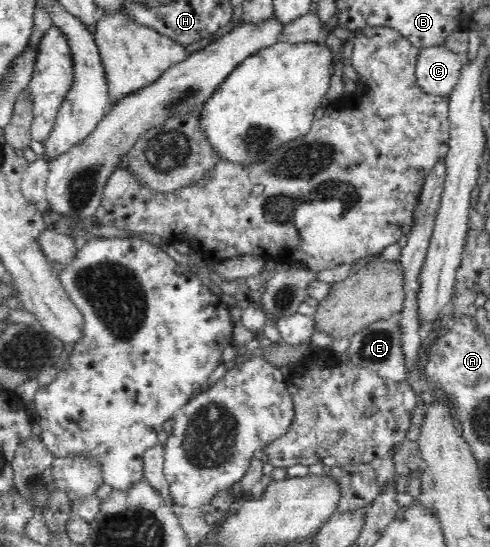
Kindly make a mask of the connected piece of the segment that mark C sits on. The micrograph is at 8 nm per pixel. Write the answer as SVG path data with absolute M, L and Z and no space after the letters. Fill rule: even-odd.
M445 45L420 49L416 64L417 84L427 94L450 95L459 84L464 57Z

